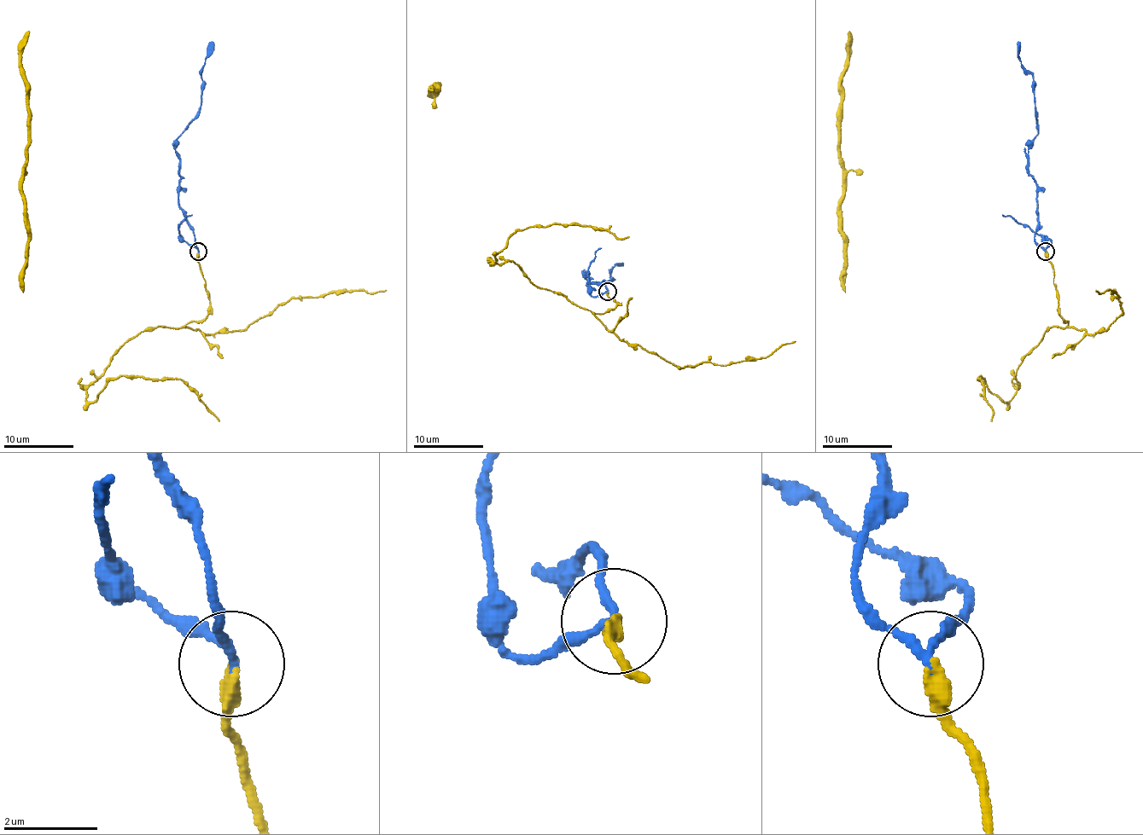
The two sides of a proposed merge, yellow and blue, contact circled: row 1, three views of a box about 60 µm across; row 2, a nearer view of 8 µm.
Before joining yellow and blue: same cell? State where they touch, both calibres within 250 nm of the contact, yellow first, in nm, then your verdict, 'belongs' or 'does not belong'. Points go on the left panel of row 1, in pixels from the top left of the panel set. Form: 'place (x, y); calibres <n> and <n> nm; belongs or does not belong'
place (198, 251); calibres 340 and 150 nm; belongs

